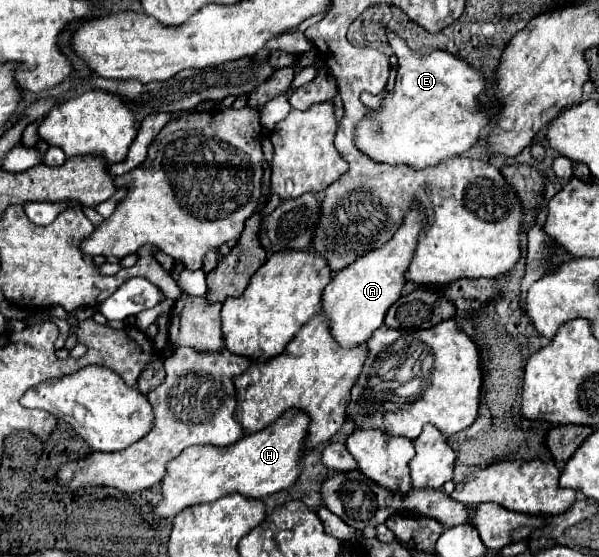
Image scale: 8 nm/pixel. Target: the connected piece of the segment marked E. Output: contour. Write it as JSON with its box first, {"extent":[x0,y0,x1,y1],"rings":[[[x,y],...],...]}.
{"extent":[355,33,491,169],"rings":[[[393,33],[389,35],[389,43],[399,59],[395,89],[393,93],[385,93],[383,111],[375,111],[371,119],[359,123],[355,145],[379,163],[405,163],[413,169],[425,169],[469,151],[491,121],[487,107],[481,103],[481,93],[487,89],[485,75],[465,59],[443,49],[419,57]]]}

